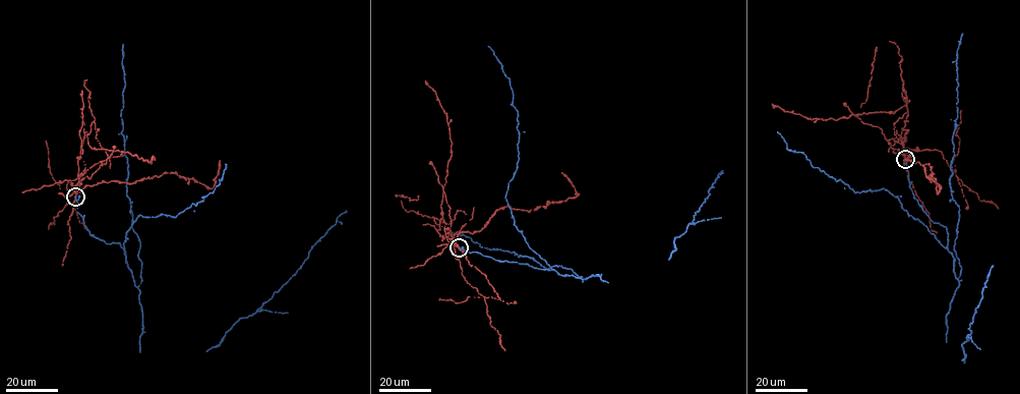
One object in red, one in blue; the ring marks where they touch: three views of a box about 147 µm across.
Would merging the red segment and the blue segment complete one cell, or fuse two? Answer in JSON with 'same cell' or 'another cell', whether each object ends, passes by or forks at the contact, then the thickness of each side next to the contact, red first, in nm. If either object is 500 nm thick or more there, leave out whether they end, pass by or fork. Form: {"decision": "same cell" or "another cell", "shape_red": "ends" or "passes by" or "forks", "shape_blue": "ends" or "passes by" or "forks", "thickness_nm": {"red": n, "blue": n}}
{"decision": "another cell", "shape_red": "passes by", "shape_blue": "ends", "thickness_nm": {"red": 160, "blue": 260}}

